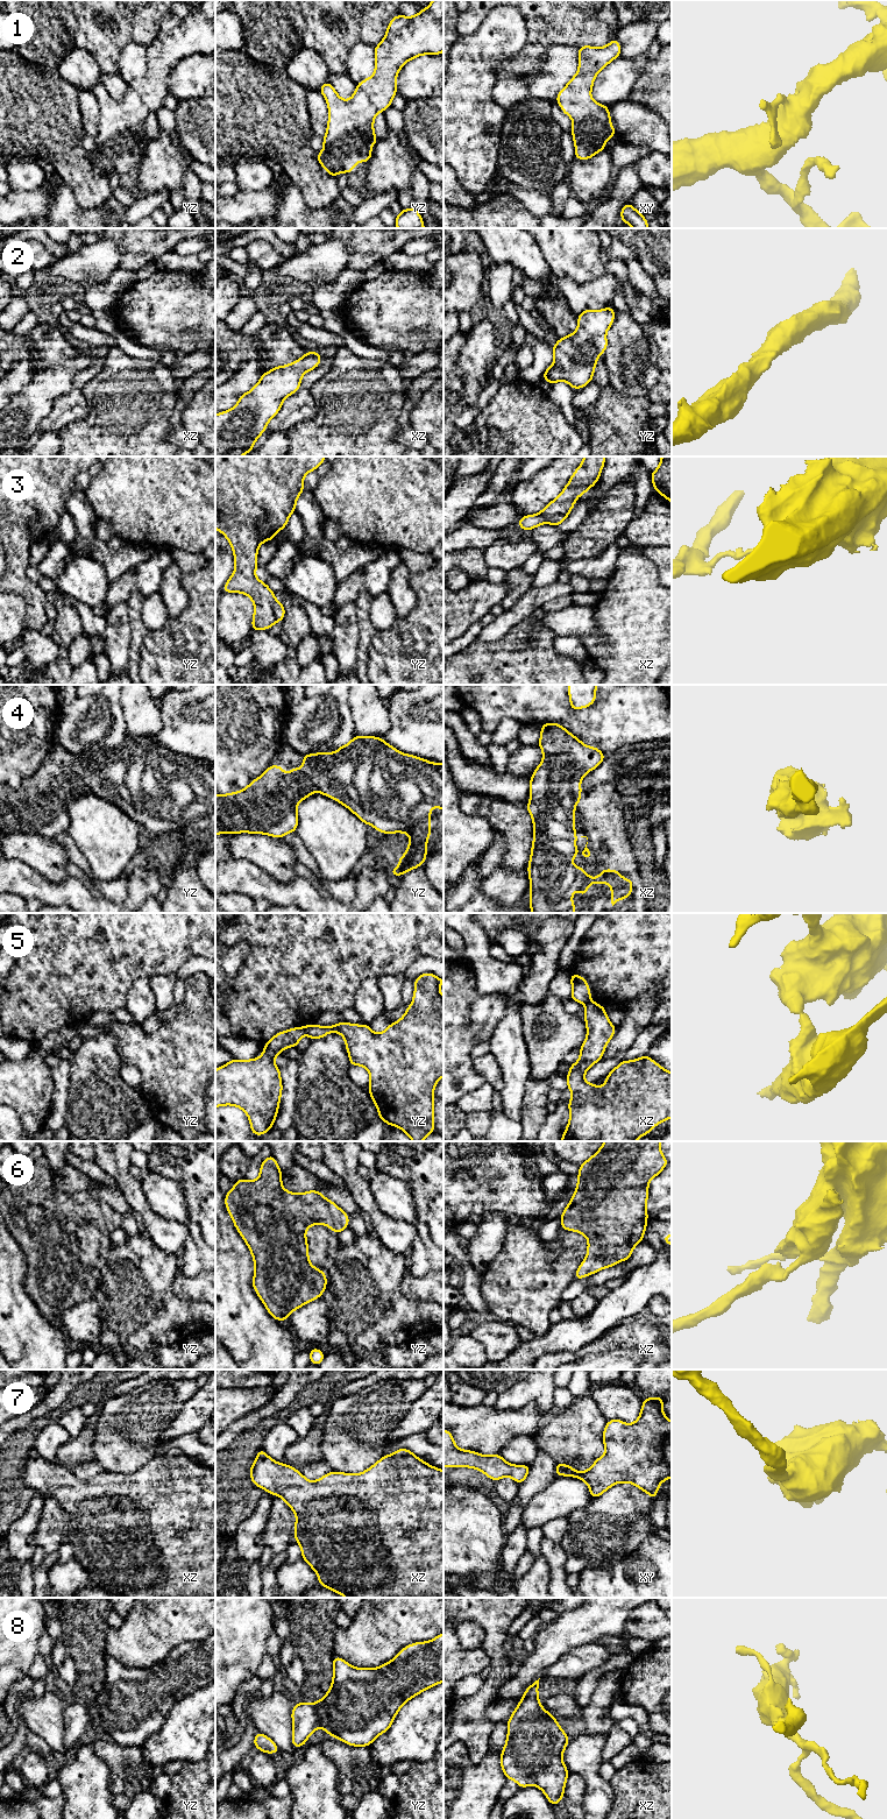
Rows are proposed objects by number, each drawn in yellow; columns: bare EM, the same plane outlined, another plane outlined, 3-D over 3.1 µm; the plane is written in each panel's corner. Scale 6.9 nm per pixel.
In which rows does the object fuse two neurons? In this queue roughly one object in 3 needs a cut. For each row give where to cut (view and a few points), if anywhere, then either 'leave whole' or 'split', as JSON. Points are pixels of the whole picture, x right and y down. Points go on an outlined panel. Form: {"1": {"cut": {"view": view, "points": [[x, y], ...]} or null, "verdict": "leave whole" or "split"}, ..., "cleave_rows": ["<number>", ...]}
{"1": {"cut": null, "verdict": "leave whole"}, "2": {"cut": null, "verdict": "leave whole"}, "3": {"cut": {"view": "xz", "points": [[539, 514], [545, 517], [566, 516]]}, "verdict": "split"}, "4": {"cut": null, "verdict": "leave whole"}, "5": {"cut": {"view": "yz", "points": [[303, 1027], [305, 1033]]}, "verdict": "split"}, "6": {"cut": null, "verdict": "leave whole"}, "7": {"cut": null, "verdict": "leave whole"}, "8": {"cut": null, "verdict": "leave whole"}, "cleave_rows": ["3", "5"]}

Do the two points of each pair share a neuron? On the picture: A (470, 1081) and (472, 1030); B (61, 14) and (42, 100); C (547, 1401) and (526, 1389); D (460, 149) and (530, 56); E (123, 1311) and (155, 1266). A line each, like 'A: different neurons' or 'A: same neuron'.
A: same neuron
B: different neurons
C: same neuron
D: different neurons
E: same neuron

